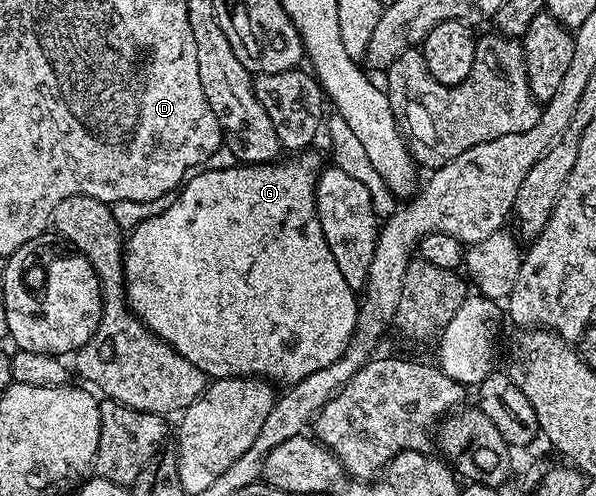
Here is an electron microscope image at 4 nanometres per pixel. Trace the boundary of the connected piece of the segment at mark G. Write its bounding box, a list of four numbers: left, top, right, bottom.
[122,152,359,384]

